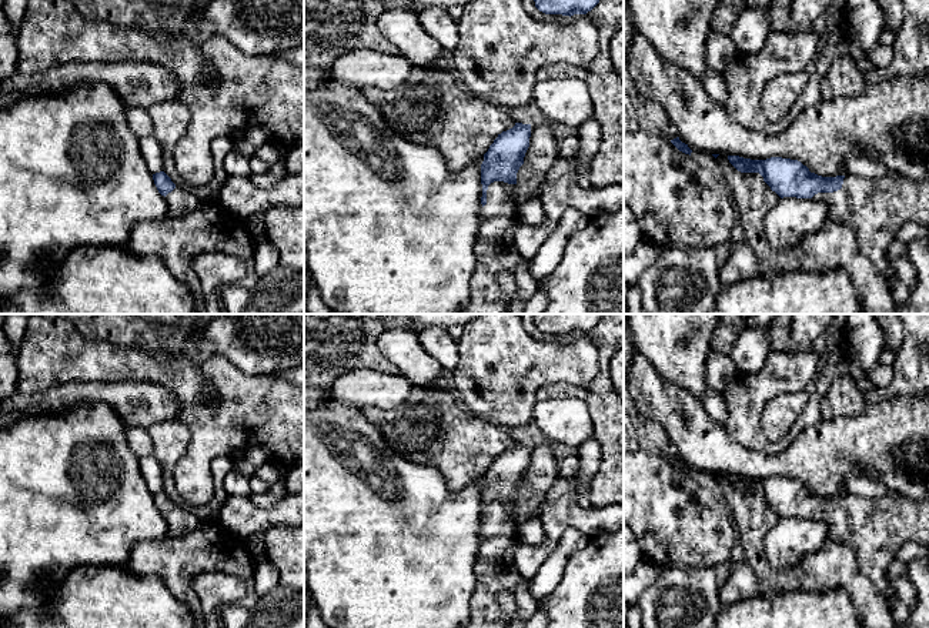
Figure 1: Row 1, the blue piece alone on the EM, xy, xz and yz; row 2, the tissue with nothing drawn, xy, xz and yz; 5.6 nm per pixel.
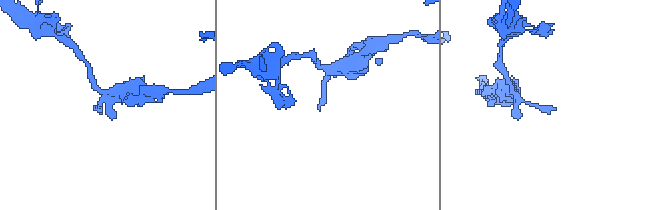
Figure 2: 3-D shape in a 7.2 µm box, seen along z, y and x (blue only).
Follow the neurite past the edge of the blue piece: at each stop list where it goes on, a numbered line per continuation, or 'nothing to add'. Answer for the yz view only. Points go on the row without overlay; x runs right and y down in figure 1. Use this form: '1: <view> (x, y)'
1: yz (876, 527)

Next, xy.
1: xy (180, 520)

